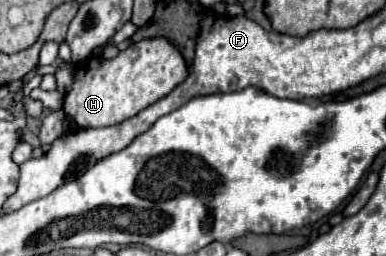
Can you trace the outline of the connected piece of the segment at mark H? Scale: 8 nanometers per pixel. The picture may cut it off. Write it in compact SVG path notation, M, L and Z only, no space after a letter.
M157 36L131 44L111 60L91 56L85 62L77 64L73 74L75 82L71 92L65 96L63 110L81 128L99 128L133 118L149 104L165 98L187 78L189 68L177 46L171 40Z

